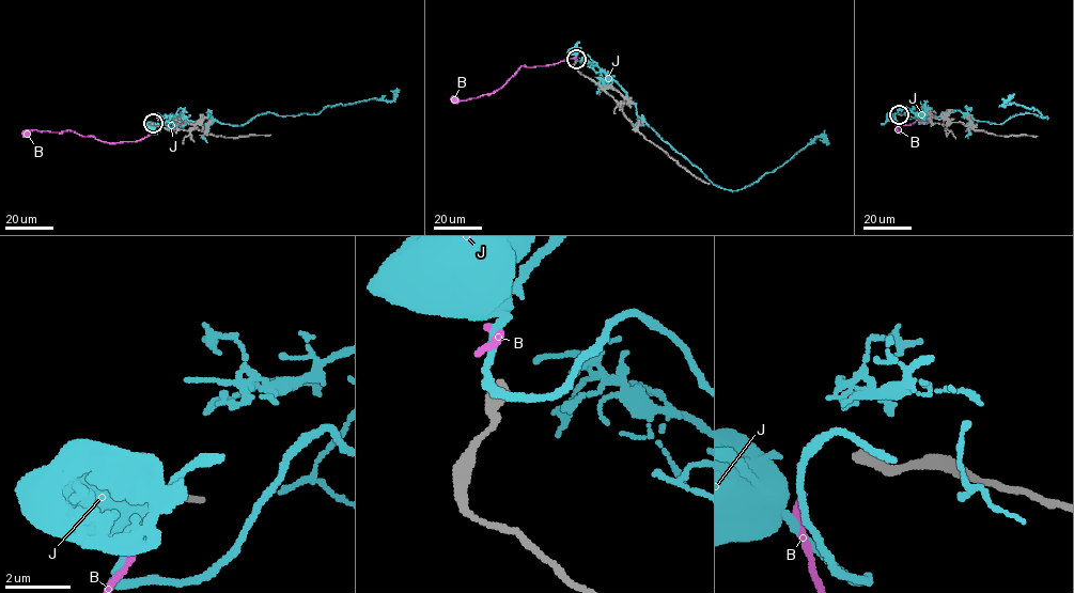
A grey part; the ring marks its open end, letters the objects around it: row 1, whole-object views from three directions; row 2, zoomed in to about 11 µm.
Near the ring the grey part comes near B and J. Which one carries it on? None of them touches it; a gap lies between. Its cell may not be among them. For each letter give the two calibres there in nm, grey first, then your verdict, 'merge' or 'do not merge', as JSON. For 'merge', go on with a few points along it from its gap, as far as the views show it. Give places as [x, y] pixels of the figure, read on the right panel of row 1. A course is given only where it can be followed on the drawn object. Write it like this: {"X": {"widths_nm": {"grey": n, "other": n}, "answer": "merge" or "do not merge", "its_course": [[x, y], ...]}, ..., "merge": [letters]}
{"B": {"widths_nm": {"grey": 420, "other": 240}, "answer": "merge", "its_course": [[894, 116], [900, 133], [898, 127], [902, 124], [925, 118], [923, 120]]}, "J": {"widths_nm": {"grey": 420, "other": 260}, "answer": "do not merge"}, "merge": ["B"]}

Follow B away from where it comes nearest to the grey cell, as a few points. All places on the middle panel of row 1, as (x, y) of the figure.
B: (576, 56), (550, 65), (522, 66), (494, 91), (477, 97), (455, 98)

